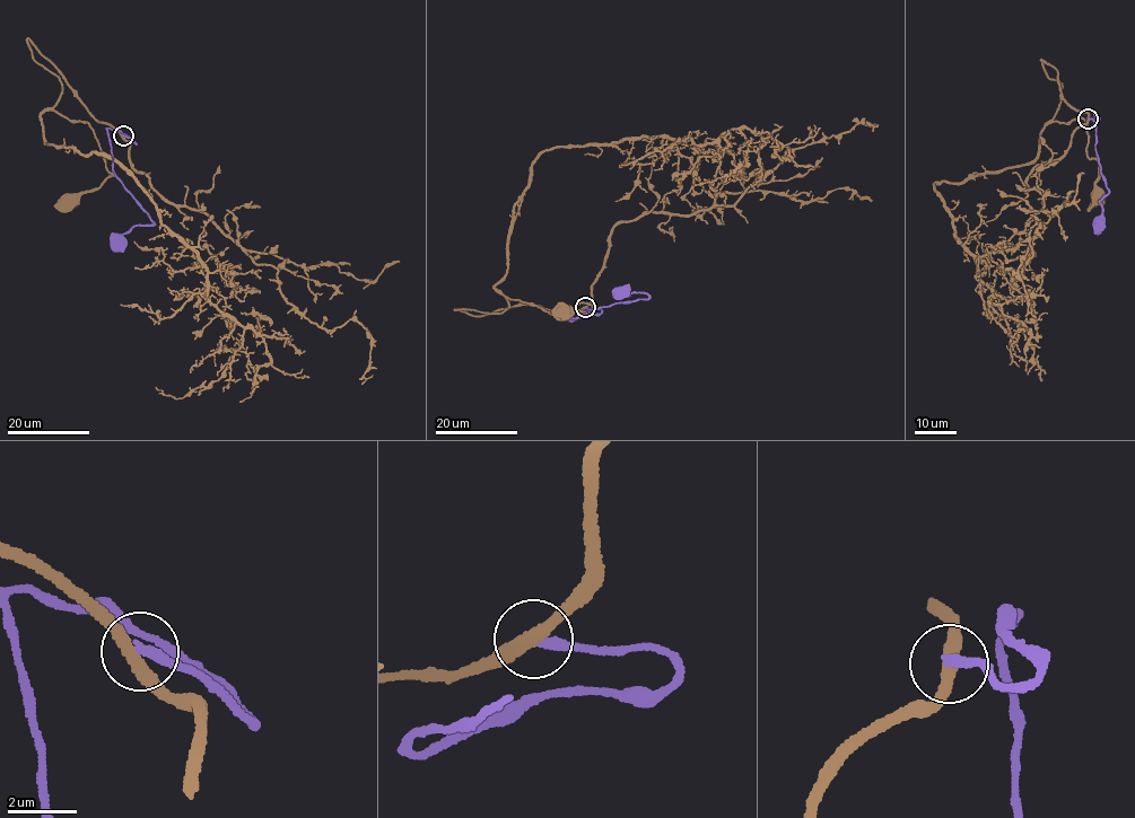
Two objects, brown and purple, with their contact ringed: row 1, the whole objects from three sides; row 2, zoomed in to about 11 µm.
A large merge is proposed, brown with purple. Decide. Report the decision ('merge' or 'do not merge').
do not merge

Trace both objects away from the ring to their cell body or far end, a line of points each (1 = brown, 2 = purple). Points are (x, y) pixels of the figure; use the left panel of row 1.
1: (122, 135), (90, 116), (27, 41), (36, 61), (61, 82), (53, 108), (87, 123), (113, 174), (69, 202)
2: (122, 135), (136, 143), (123, 133), (107, 129), (113, 170), (154, 222), (136, 225), (118, 242)

